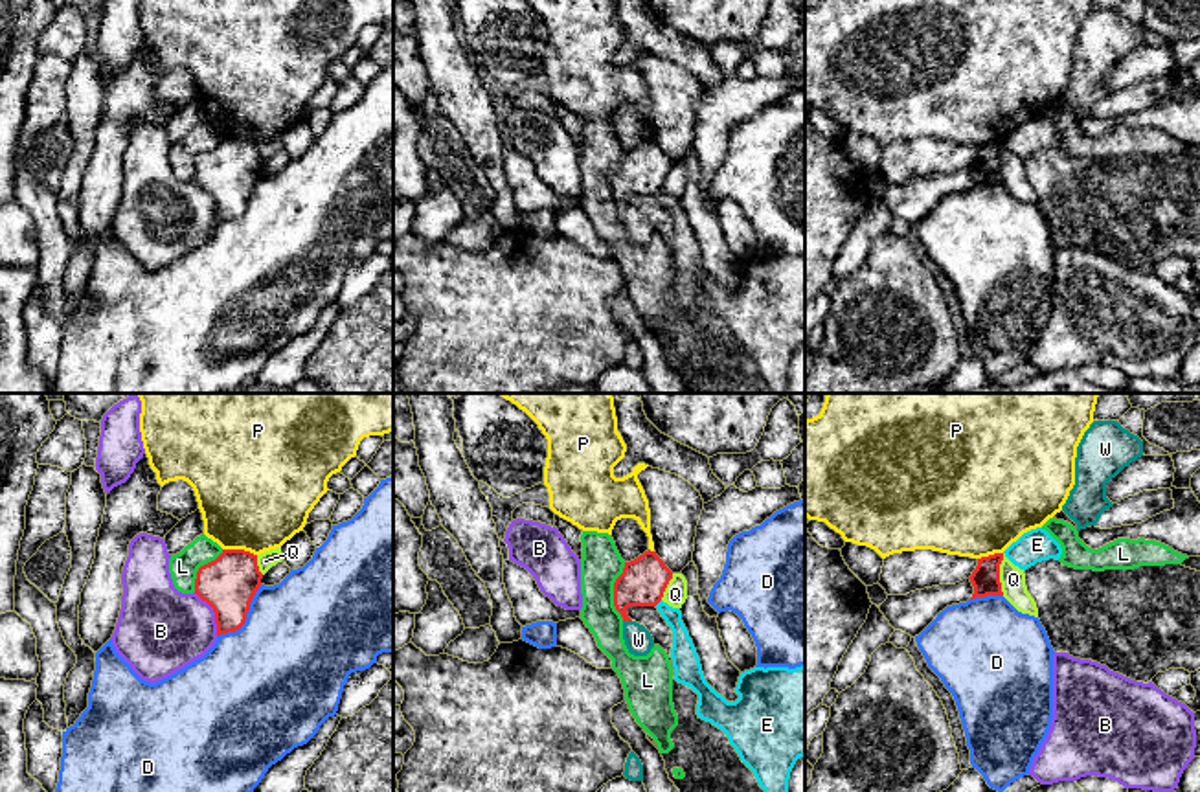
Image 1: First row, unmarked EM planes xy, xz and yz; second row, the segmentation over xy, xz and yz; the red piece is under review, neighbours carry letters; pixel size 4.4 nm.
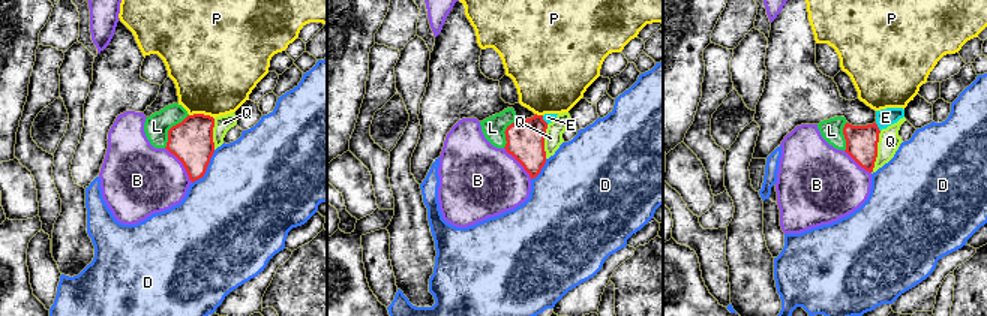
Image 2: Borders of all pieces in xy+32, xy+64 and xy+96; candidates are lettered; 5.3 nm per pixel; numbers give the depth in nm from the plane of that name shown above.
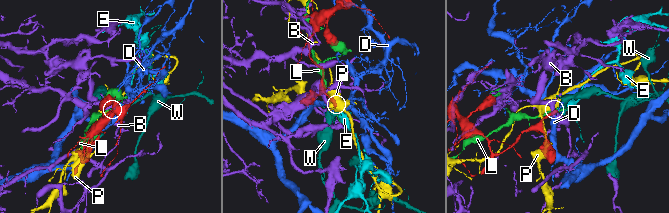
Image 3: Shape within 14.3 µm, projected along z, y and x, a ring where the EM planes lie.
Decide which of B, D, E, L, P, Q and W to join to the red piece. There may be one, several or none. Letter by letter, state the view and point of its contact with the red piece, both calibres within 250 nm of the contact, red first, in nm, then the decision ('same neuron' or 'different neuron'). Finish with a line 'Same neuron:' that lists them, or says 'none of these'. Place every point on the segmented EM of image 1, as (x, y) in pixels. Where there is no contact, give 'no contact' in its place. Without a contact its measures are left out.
B: xy (214, 610) | 240/380 nm | different neuron
D: xy (245, 618) | 240/500 nm | different neuron
E: xz (656, 603) | 200/110 nm | different neuron
L: xz (614, 592) | 200/180 nm | different neuron
P: xy (239, 550) | 240/480 nm | different neuron
Q: yz (998, 574) | 130/110 nm | different neuron
W: xz (627, 620) | 200/120 nm | same neuron
Same neuron: W

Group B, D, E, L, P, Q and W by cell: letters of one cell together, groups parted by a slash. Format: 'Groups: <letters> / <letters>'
Groups: B / D / E / L / P / Q / W

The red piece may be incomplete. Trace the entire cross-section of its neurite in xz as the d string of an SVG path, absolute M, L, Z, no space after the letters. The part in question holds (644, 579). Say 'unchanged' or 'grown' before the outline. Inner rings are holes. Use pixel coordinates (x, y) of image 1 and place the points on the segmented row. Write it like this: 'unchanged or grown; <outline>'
grown; M651 549L625 562L623 573L616 579L614 606L623 617L623 639L630 654L647 656L654 647L654 639L643 625L628 617L627 608L656 606L671 579L673 571Z

